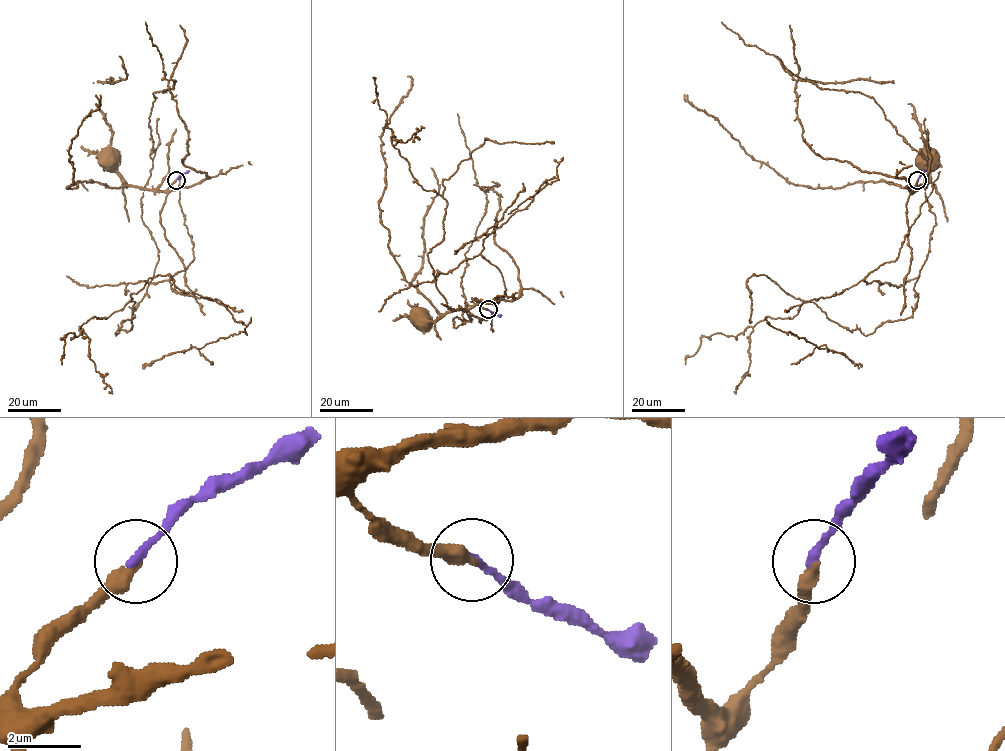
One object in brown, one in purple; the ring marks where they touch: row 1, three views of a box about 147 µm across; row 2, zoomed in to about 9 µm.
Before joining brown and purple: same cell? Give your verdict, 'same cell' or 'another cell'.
same cell

